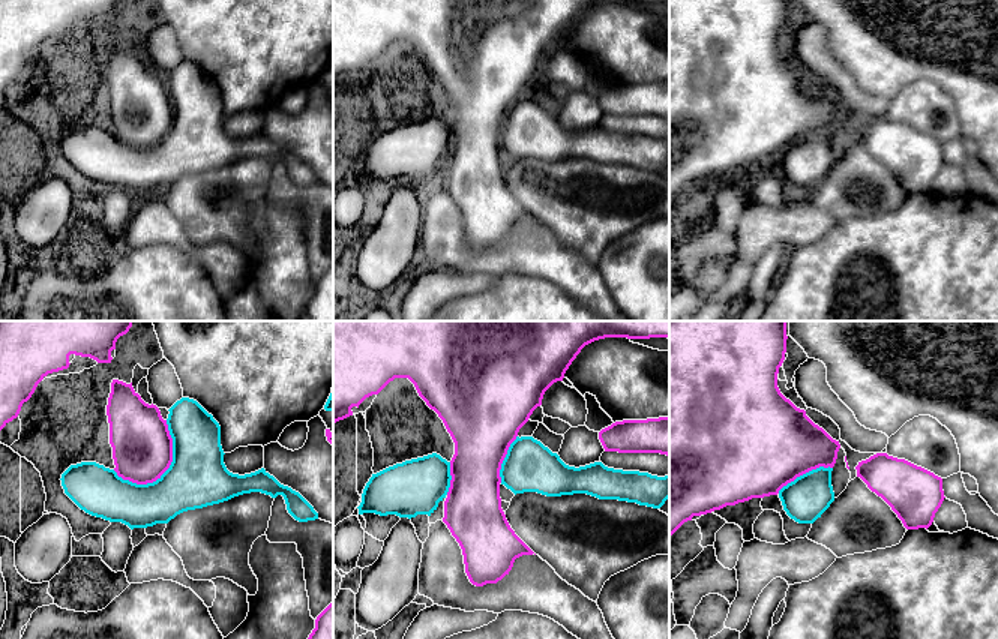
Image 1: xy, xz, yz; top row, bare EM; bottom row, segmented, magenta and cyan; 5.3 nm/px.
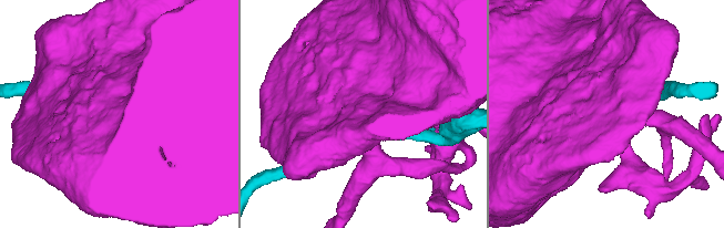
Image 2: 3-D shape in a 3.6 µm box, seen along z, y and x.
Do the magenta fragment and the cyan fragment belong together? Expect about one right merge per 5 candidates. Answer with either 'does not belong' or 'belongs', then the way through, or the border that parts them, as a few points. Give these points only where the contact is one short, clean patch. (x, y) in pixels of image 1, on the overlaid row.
does not belong

